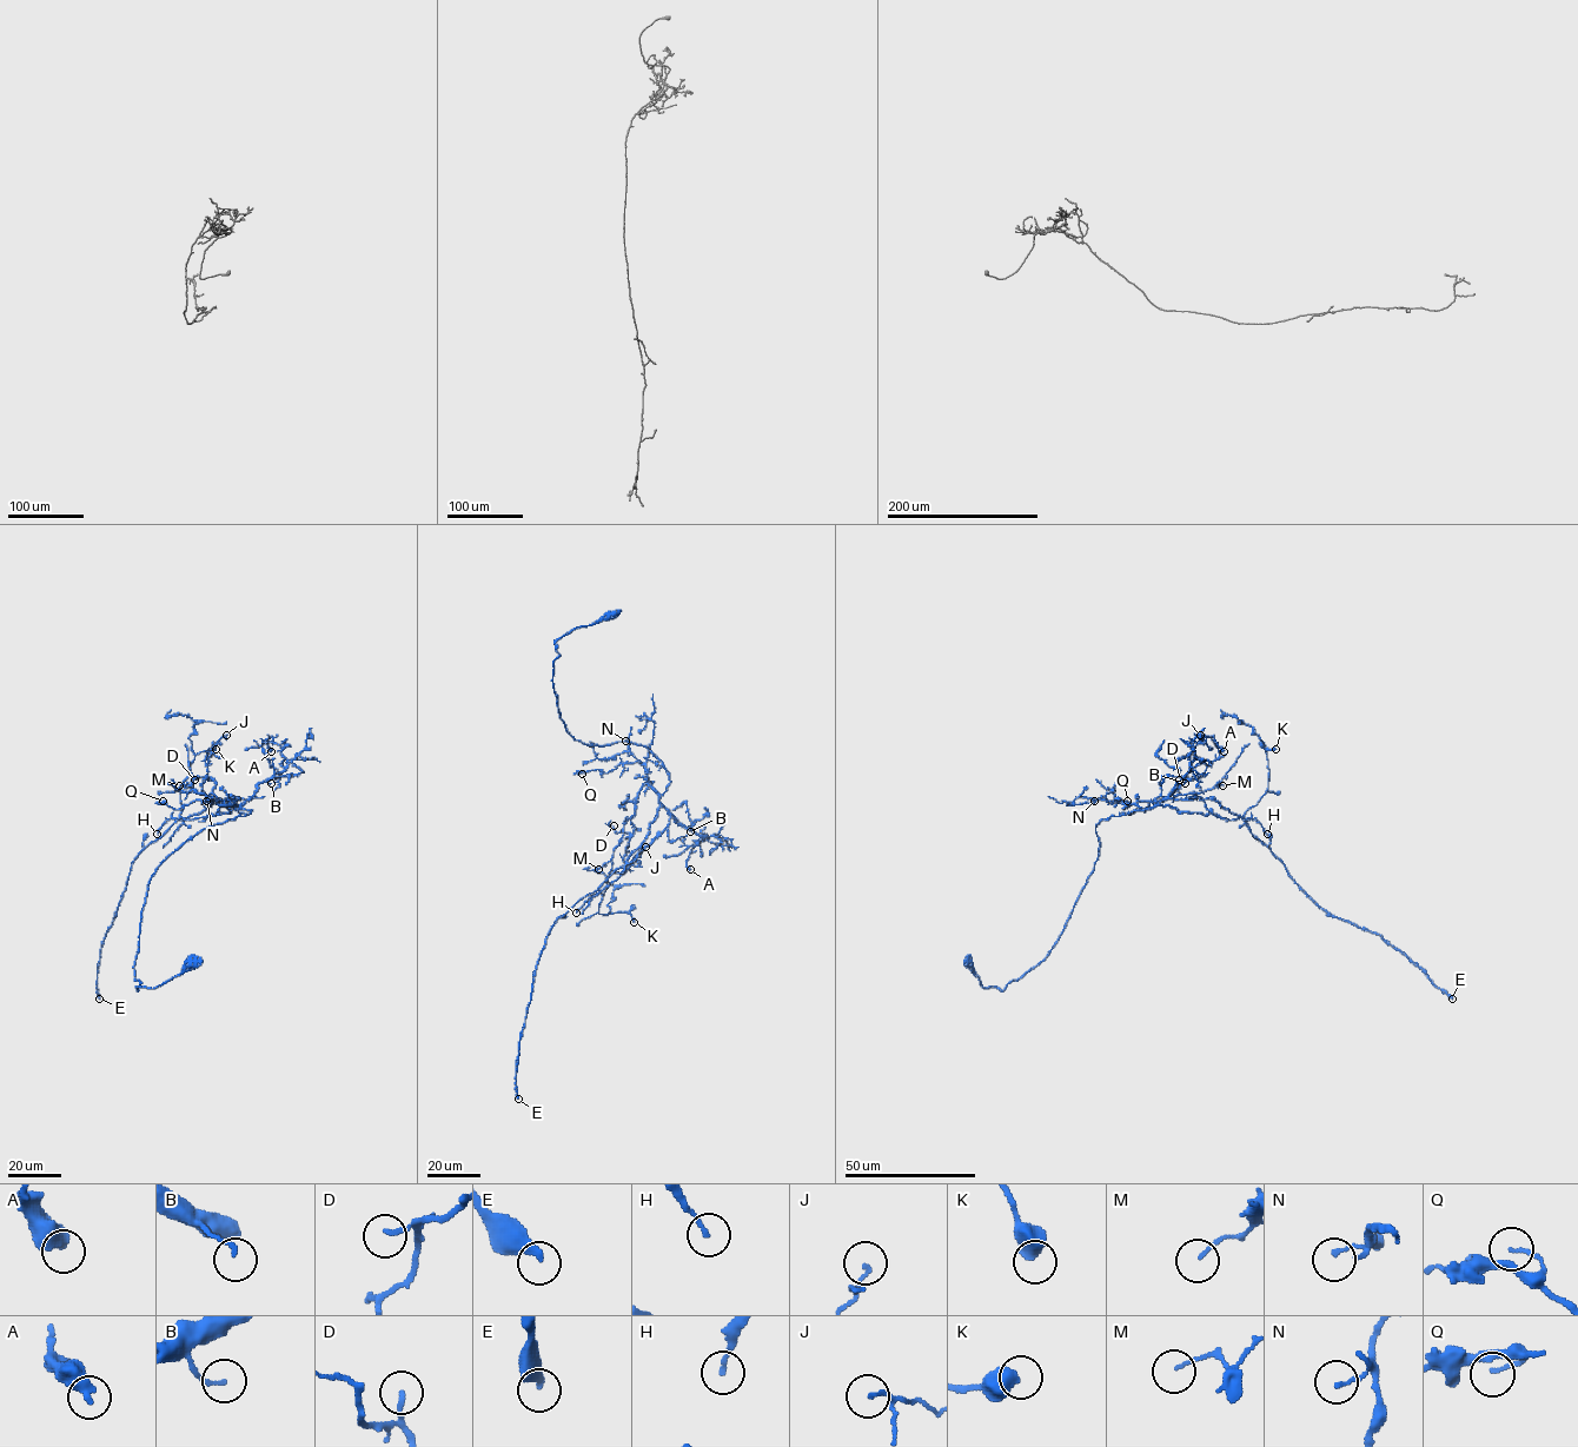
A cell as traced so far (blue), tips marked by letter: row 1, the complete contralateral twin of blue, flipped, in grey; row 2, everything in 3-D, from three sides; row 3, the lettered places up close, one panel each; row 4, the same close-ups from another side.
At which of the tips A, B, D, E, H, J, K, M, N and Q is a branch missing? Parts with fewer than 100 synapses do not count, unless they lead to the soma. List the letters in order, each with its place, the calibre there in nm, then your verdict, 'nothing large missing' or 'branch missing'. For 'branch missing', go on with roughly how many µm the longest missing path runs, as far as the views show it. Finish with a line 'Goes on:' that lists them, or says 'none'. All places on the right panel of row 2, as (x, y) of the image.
A: place (1224, 751); calibre 480 nm; nothing large missing
B: place (1185, 783); calibre 140 nm; nothing large missing
D: place (1179, 780); calibre 110 nm; nothing large missing
E: place (1452, 999); calibre 320 nm; branch missing; missing 450 µm
H: place (1267, 834); calibre 150 nm; nothing large missing
J: place (1200, 735); calibre 70 nm; nothing large missing
K: place (1275, 749); calibre 550 nm; nothing large missing
M: place (1222, 785); calibre 90 nm; nothing large missing
N: place (1094, 801); calibre 130 nm; nothing large missing
Q: place (1127, 801); calibre 110 nm; nothing large missing
Goes on: E

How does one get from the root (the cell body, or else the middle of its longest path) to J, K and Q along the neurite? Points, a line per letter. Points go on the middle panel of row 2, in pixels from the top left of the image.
J: (610, 616), (556, 642), (552, 683), (575, 739), (643, 745), (668, 772), (635, 801), (625, 864), (645, 847)
K: (610, 616), (556, 642), (552, 683), (575, 739), (643, 745), (669, 777), (598, 889), (599, 914), (634, 922)
Q: (610, 616), (556, 642), (561, 717), (587, 744), (645, 747), (670, 784), (661, 795), (638, 762), (582, 774)

